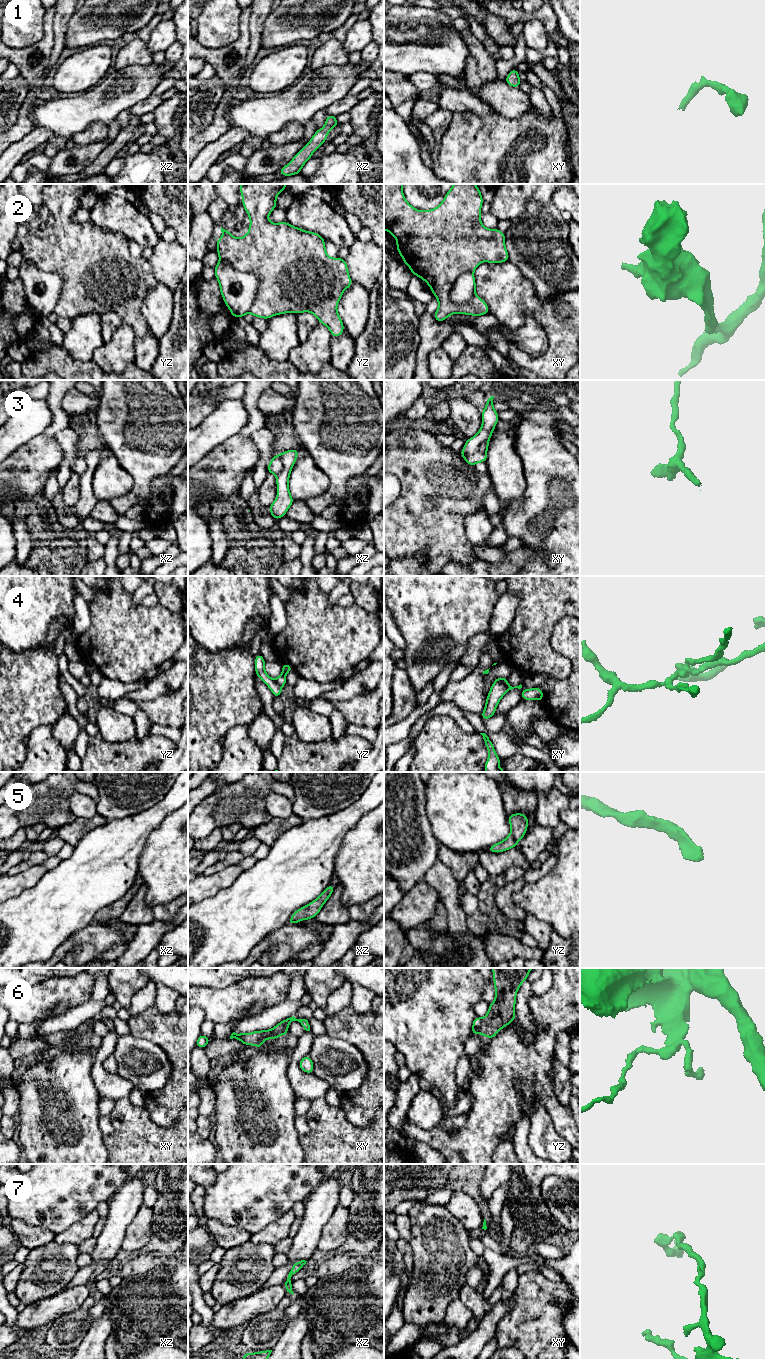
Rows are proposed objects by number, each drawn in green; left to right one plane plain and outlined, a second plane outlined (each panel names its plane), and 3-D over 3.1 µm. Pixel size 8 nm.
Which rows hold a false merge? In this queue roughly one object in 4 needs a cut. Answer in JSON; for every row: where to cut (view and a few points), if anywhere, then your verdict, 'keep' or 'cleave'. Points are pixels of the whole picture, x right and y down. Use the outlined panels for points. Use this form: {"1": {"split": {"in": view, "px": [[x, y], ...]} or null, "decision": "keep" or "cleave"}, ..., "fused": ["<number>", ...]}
{"1": {"split": null, "decision": "keep"}, "2": {"split": {"in": "yz", "px": [[220, 259], [257, 278], [250, 311]]}, "decision": "cleave"}, "3": {"split": {"in": "xz", "px": [[279, 455], [282, 461], [282, 470], [276, 476]]}, "decision": "cleave"}, "4": {"split": {"in": "xy", "px": [[495, 680], [502, 683], [507, 690]]}, "decision": "cleave"}, "5": {"split": null, "decision": "keep"}, "6": {"split": {"in": "yz", "px": [[482, 1019], [479, 1029]]}, "decision": "cleave"}, "7": {"split": null, "decision": "keep"}, "fused": ["2", "3", "4", "6"]}

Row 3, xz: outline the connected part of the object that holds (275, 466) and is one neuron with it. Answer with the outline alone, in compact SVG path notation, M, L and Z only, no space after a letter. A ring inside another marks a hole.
M276 454L270 461L270 463L267 466L267 470L269 473L272 473L274 475L278 475L283 470L283 463L280 459L280 456Z

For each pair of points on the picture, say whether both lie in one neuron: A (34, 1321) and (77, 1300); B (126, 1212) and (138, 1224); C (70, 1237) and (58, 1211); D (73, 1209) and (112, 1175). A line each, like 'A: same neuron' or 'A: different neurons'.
A: same neuron
B: different neurons
C: different neurons
D: same neuron

